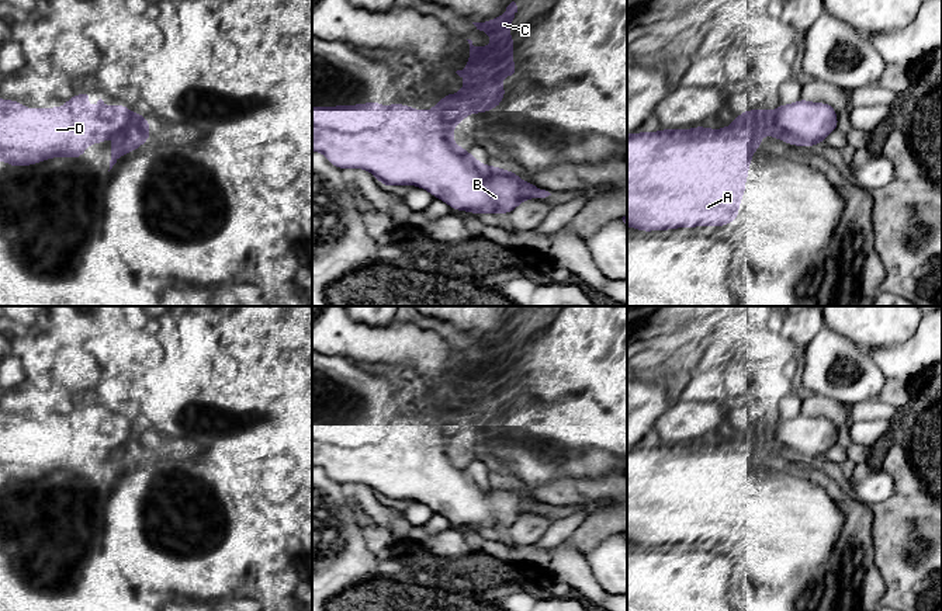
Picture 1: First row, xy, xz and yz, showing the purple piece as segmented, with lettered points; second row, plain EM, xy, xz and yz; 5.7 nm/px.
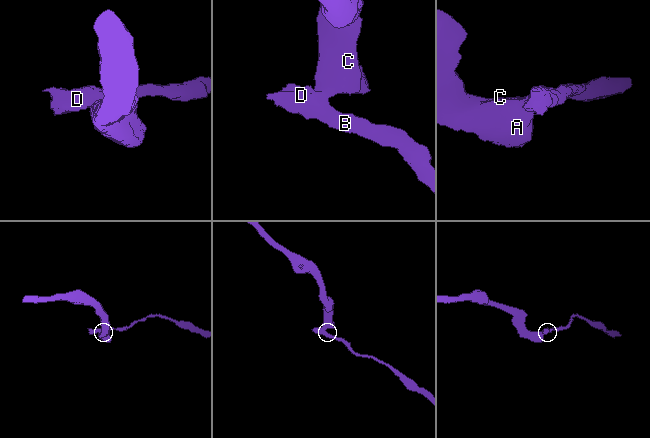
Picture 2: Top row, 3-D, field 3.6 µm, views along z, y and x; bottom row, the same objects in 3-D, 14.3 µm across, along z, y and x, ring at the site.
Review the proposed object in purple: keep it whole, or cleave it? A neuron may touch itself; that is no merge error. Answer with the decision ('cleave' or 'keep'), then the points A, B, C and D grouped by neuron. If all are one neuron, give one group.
cleave | A C / B D

